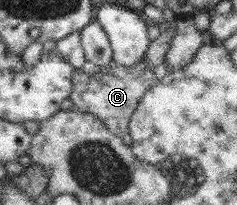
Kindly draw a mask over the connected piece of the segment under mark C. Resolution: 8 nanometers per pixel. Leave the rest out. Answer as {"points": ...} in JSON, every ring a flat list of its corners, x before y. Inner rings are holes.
{"points":[[142,60,128,67,113,61,112,64,99,68,93,75,76,70,70,99,76,109,97,116,116,136,126,136,131,132,131,120,140,100,143,100,146,92,151,91,159,81,152,69]]}

